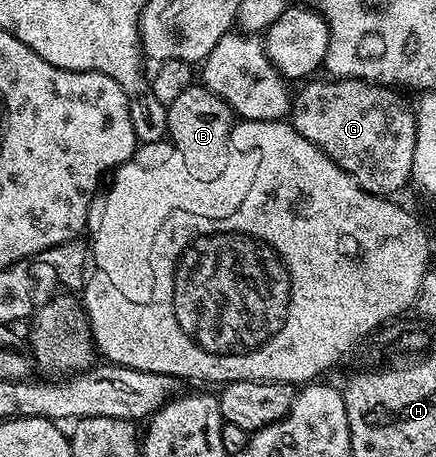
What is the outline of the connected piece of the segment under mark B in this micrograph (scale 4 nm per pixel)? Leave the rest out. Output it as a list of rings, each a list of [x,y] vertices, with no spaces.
[[[192,86],[184,90],[184,94],[178,95],[176,102],[169,104],[167,110],[169,143],[180,150],[184,166],[188,166],[188,170],[195,174],[220,174],[226,169],[235,123],[236,117],[228,102],[204,86]]]

